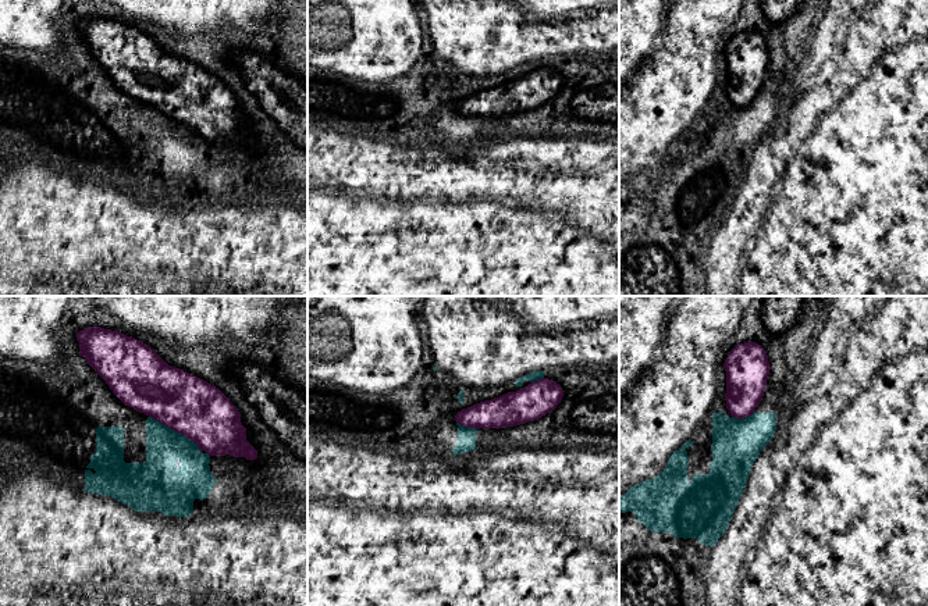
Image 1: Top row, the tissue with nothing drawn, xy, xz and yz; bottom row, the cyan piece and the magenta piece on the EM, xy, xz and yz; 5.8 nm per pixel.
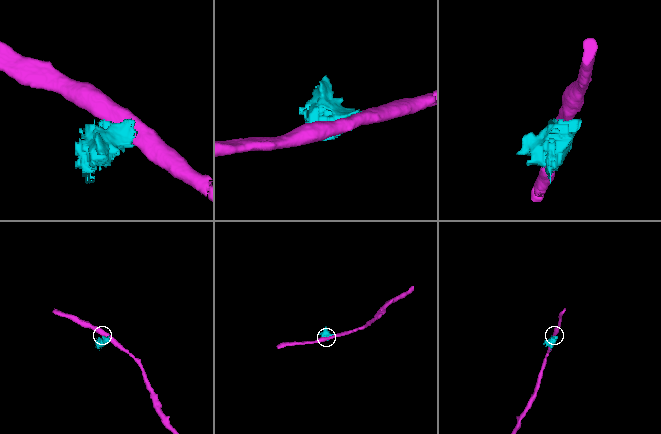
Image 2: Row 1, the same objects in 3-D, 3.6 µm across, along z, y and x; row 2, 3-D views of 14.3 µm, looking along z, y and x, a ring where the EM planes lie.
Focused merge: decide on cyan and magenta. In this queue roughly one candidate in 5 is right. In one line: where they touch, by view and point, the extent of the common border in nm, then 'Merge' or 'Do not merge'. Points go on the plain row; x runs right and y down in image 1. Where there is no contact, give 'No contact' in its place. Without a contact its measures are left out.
Touches cyan at xy (174, 120). Shared border 360 nm. Do not merge

